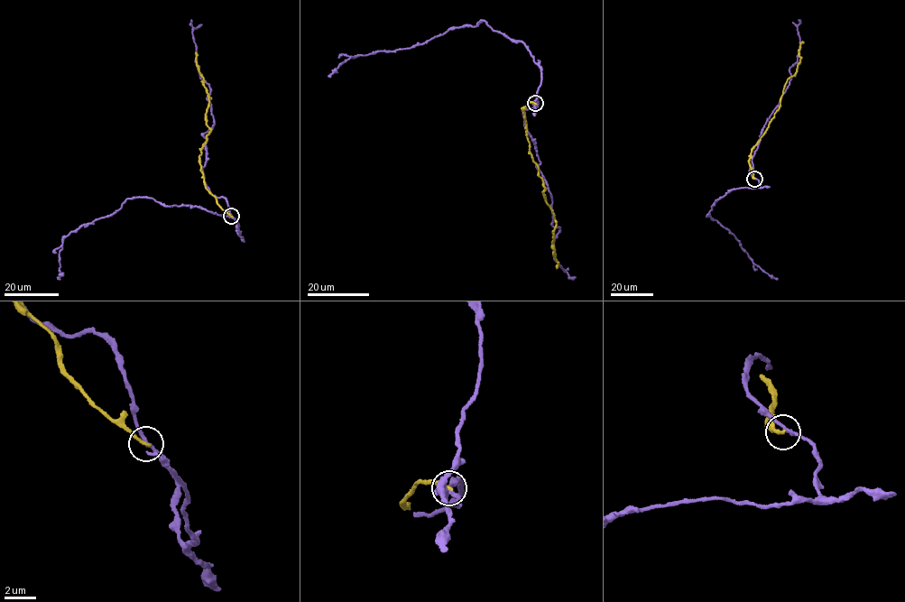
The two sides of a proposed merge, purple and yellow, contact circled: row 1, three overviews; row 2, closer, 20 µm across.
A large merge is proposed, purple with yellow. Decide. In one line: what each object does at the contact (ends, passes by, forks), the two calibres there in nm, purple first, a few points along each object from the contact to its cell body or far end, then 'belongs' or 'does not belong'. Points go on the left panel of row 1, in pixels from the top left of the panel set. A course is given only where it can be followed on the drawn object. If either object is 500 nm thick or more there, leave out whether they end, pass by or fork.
purple passes by; yellow ends there; 200 nm thick on the purple side, 220 nm on the other; purple runs (231, 216), (240, 233), (224, 214), (125, 199), (64, 236), (59, 279); yellow runs (231, 217), (206, 187), (201, 169), (200, 151), (210, 131), (206, 115), (210, 97), (204, 85), (196, 52); does not belong

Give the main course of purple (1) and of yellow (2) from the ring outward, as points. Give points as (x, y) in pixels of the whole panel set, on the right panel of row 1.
1: (754, 178), (759, 187), (733, 189), (716, 200), (706, 216), (728, 229), (754, 263), (777, 279)
2: (754, 179), (749, 160), (752, 151), (780, 107), (787, 80), (797, 72), (802, 41)

